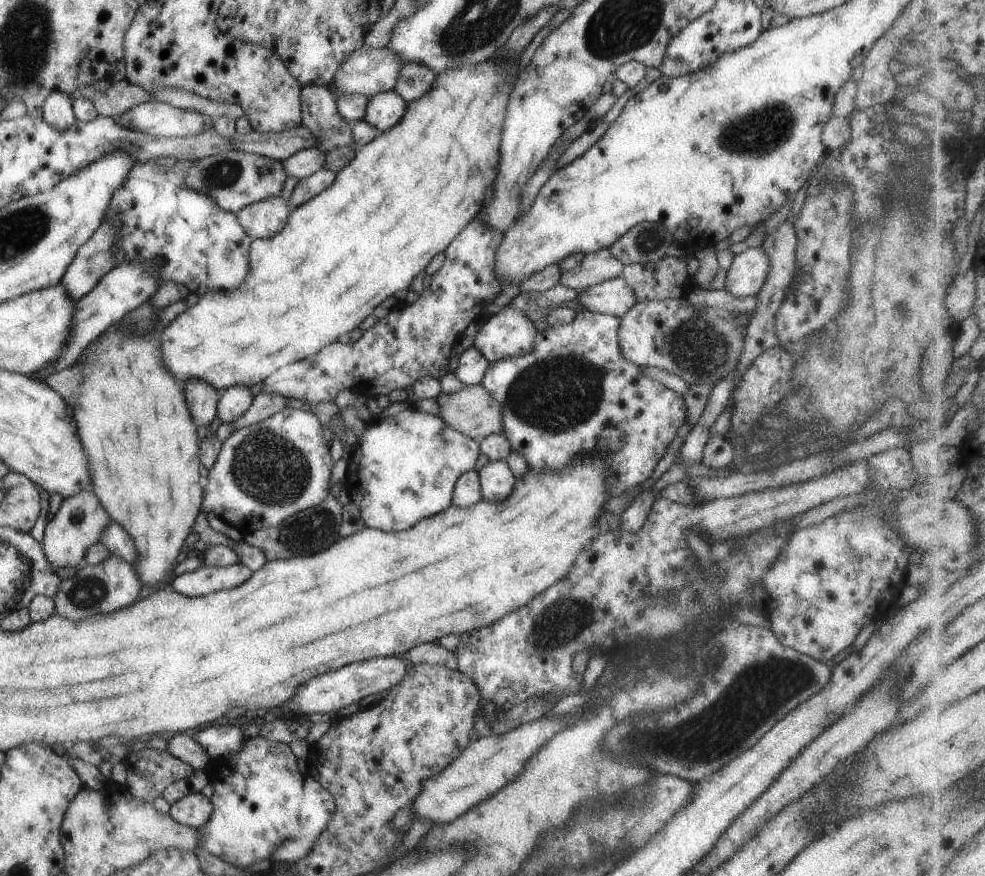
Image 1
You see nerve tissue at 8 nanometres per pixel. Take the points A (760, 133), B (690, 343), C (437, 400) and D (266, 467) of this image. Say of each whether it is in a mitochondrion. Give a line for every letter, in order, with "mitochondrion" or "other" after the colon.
A: mitochondrion
B: mitochondrion
C: other
D: mitochondrion

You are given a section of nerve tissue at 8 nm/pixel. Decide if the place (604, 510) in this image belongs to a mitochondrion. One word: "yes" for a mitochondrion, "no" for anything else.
no

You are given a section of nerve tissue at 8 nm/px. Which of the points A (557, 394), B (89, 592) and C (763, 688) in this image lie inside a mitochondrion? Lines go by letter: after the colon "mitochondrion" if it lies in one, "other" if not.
A: mitochondrion
B: mitochondrion
C: mitochondrion

